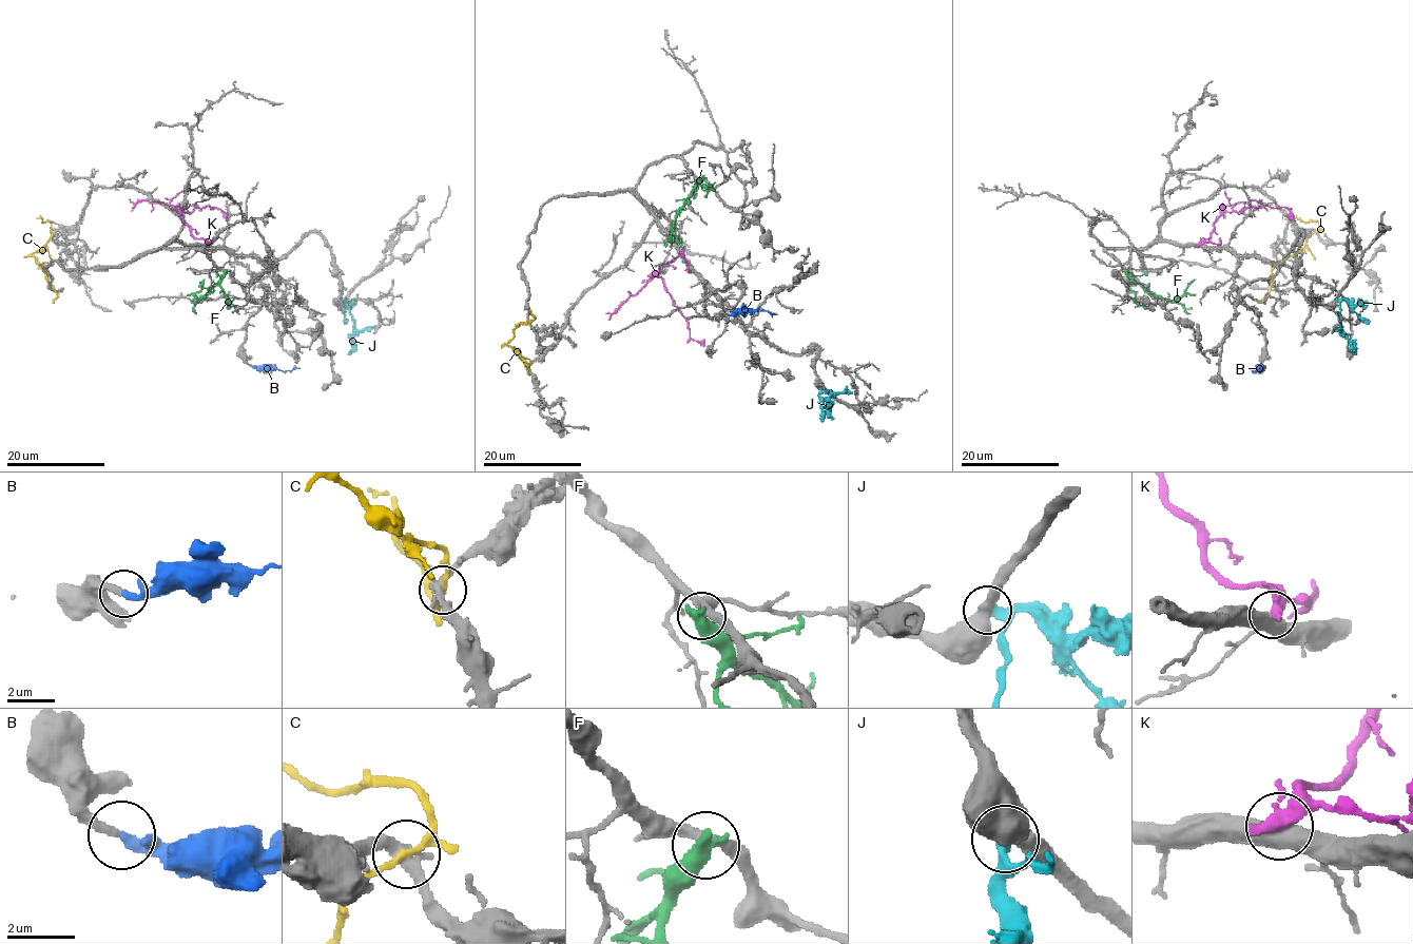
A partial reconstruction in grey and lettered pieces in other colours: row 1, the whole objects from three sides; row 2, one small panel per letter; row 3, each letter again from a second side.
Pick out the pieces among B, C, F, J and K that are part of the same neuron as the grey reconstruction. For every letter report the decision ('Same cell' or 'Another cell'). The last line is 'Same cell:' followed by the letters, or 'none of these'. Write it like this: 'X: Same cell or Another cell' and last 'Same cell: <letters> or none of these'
B: Same cell
C: Another cell
F: Another cell
J: Another cell
K: Another cell
Same cell: B

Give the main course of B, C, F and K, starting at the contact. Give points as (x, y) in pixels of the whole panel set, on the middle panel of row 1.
B: (728, 314), (746, 314), (760, 309), (777, 314)
C: (529, 367), (529, 360), (507, 343), (518, 324), (535, 318), (529, 309)
F: (702, 177), (675, 222), (672, 234), (682, 247)
K: (682, 251), (662, 265), (658, 275), (673, 305), (685, 320), (690, 336), (704, 345)

